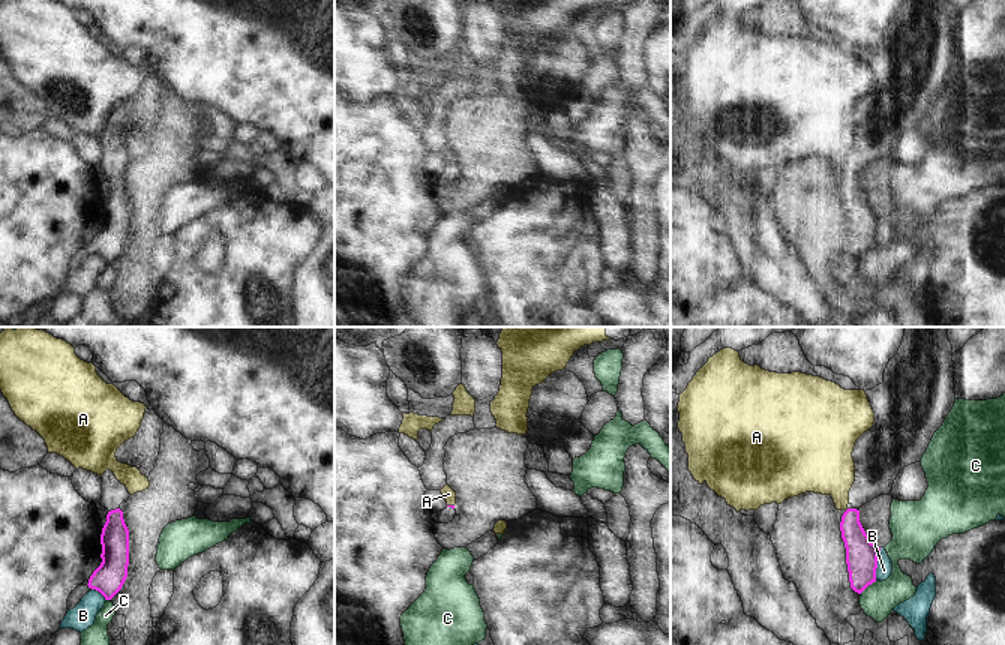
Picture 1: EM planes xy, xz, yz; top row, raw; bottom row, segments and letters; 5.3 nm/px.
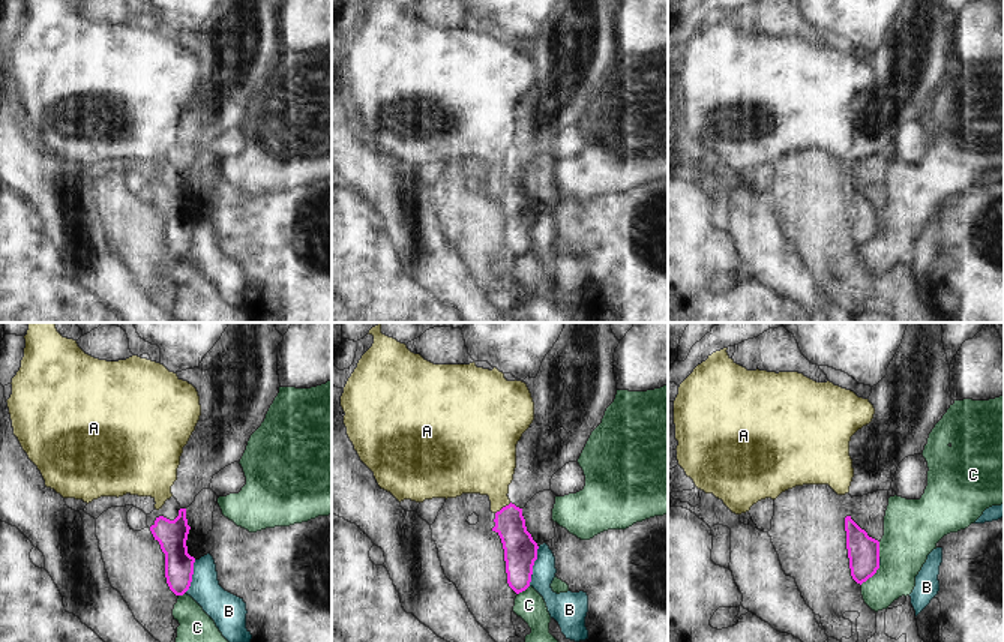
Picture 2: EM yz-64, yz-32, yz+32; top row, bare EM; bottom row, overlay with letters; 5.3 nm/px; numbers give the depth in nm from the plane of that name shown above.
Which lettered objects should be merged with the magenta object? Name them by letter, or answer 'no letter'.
A, B

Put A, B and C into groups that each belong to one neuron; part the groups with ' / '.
A B / C

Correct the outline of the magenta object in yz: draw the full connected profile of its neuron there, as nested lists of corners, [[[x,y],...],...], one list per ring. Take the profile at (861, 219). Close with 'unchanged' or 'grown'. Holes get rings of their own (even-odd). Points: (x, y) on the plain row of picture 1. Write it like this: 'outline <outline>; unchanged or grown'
outline [[[848,172],[840,186],[846,212],[846,228],[850,252],[861,258],[876,244],[886,244],[892,237],[892,226],[885,214],[870,206],[860,186],[860,174]]]; grown

